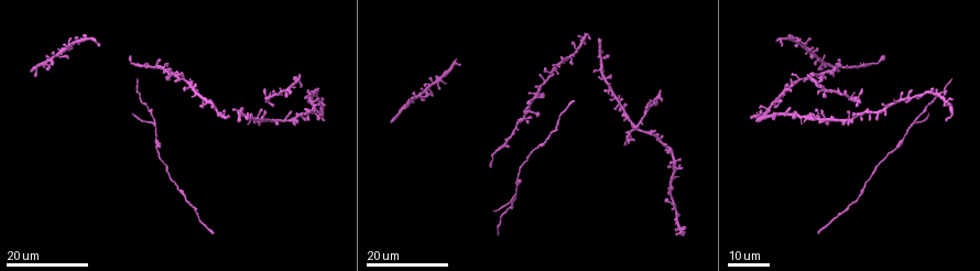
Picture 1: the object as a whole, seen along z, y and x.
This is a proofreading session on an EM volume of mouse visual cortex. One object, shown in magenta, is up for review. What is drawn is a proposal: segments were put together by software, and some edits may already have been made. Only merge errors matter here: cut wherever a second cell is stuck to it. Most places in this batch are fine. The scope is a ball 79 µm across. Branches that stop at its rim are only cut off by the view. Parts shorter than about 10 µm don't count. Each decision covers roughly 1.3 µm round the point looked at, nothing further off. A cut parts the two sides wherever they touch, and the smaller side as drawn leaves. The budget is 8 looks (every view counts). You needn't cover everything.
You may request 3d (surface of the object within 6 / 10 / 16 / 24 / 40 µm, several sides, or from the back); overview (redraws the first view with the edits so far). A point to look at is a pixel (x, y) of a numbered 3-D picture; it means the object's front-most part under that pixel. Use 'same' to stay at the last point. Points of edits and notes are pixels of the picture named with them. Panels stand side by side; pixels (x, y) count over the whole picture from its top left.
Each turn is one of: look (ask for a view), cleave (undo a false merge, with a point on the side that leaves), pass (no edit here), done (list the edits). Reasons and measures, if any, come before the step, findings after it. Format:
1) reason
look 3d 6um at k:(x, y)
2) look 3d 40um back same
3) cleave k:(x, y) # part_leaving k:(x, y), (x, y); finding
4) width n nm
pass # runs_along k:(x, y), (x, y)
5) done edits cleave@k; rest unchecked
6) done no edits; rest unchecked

calibre changes
look 3d 16um at 1:(900, 144)

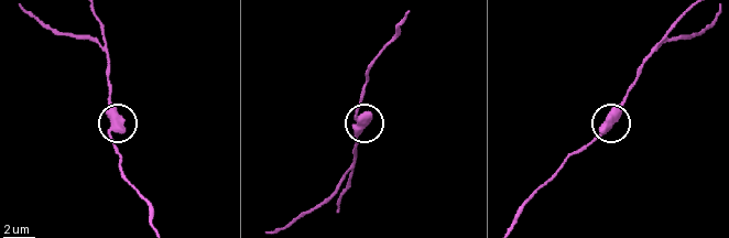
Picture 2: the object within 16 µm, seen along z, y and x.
look 3d 10um at 2:(114, 128)

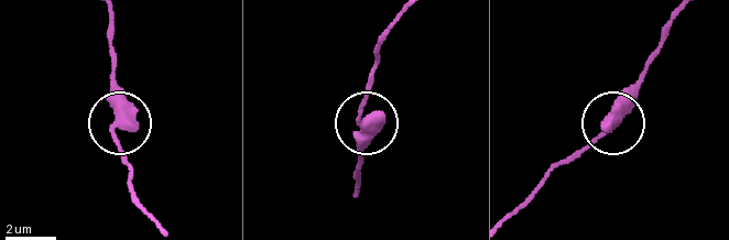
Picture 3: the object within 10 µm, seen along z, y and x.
width 430 nm
pass # one cell here

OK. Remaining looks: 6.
three-way junction
look 3d 16um at 1:(152, 111)

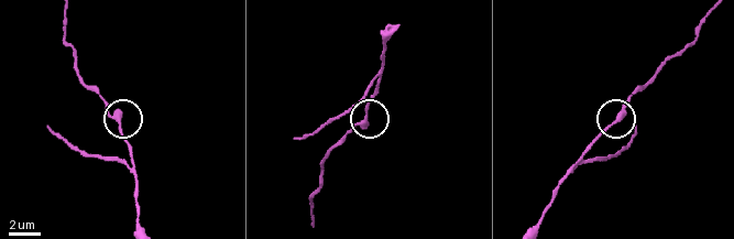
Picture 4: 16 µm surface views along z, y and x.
zoom in
look 3d 6um at 4:(367, 114)

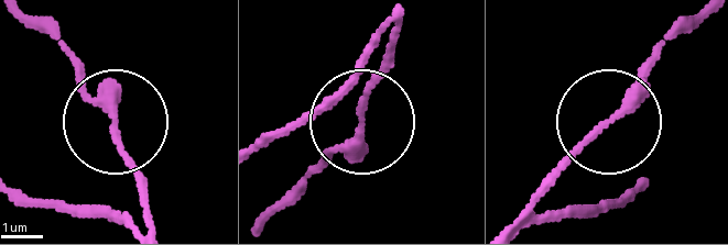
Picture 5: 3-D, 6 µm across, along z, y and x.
width 180 nm
pass # continuous, no second cell

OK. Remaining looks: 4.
side arm on a straight run
look 3d 16um at 1:(506, 143)

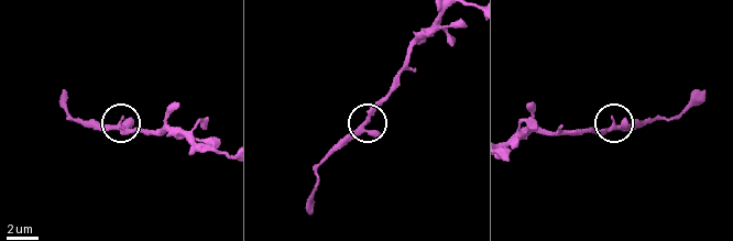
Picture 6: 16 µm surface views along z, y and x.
look 3d 6um at 6:(365, 124)

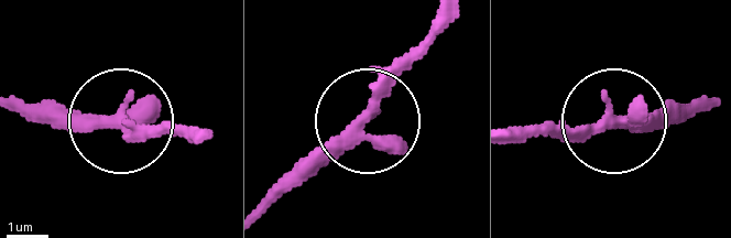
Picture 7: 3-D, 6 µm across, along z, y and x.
arms 3
pass # runs_along 7:(517, 133), (682, 123); continuous, no second cell

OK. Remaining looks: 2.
look 3d 24um at 1:(536, 94)

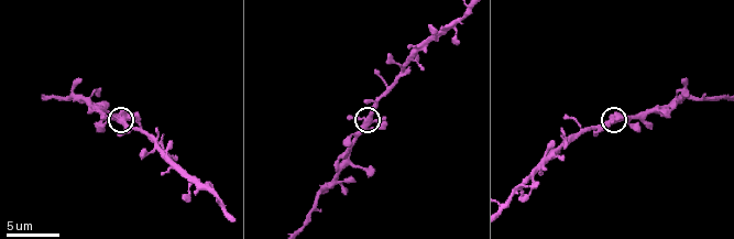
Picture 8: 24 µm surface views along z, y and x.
look 3d 10um at 8:(373, 118)

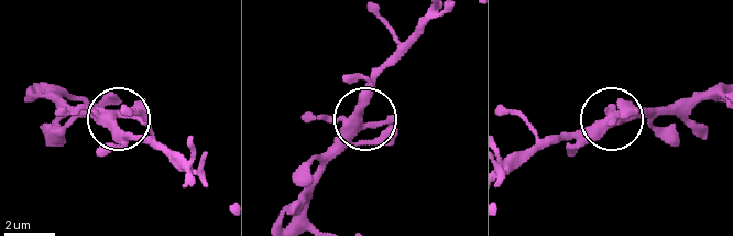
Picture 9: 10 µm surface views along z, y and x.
pass # one cell here

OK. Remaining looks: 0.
done no edits; rest unchecked

